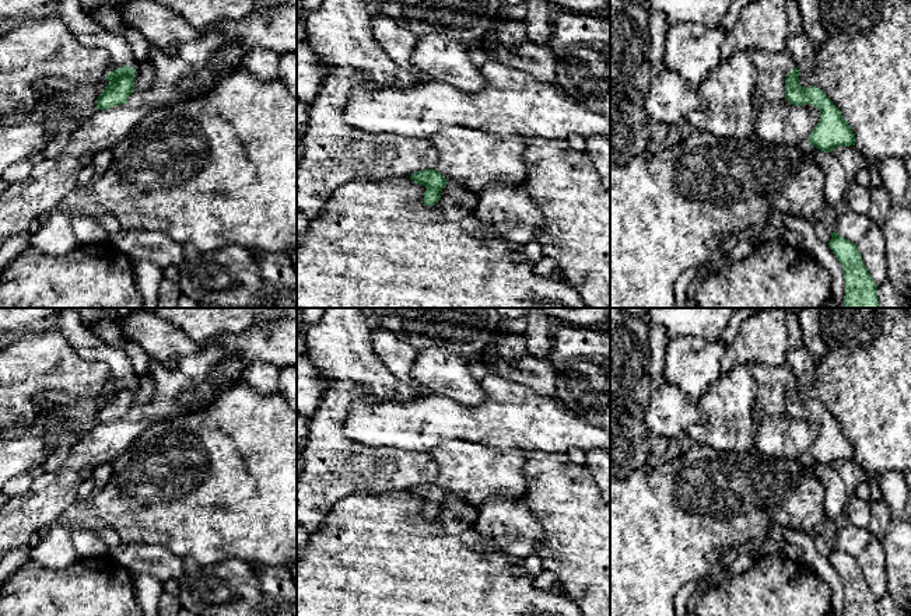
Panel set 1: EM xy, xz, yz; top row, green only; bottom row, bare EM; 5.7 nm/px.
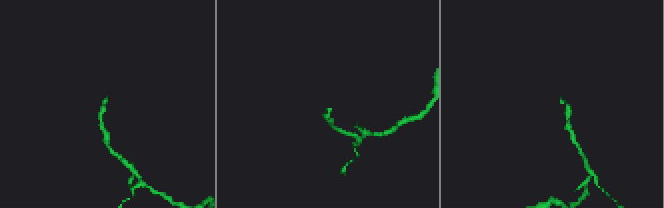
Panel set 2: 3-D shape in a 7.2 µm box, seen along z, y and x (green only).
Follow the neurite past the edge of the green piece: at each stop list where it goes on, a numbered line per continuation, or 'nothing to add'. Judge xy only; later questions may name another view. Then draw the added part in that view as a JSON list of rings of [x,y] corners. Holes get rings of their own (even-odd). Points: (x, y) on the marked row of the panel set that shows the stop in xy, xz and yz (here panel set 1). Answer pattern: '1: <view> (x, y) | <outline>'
1: xy (90, 32) | [[[59,0],[56,18],[62,20],[83,45],[105,49],[111,56],[111,71],[120,66],[136,69],[137,60],[125,36],[108,31],[90,17],[81,7],[80,0]]]

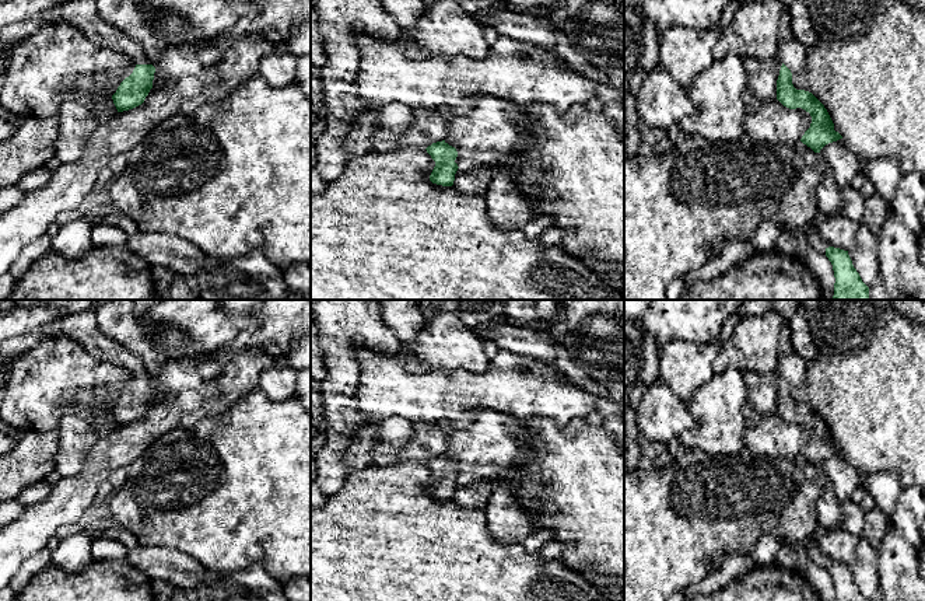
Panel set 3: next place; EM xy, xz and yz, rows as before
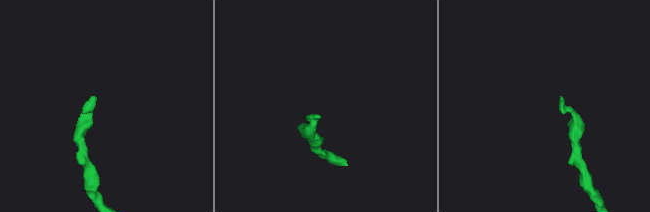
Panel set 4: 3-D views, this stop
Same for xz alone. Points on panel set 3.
nothing to add

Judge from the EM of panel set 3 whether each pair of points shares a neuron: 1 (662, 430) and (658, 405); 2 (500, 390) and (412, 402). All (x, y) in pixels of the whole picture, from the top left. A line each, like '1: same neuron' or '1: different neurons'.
1: same neuron
2: same neuron

